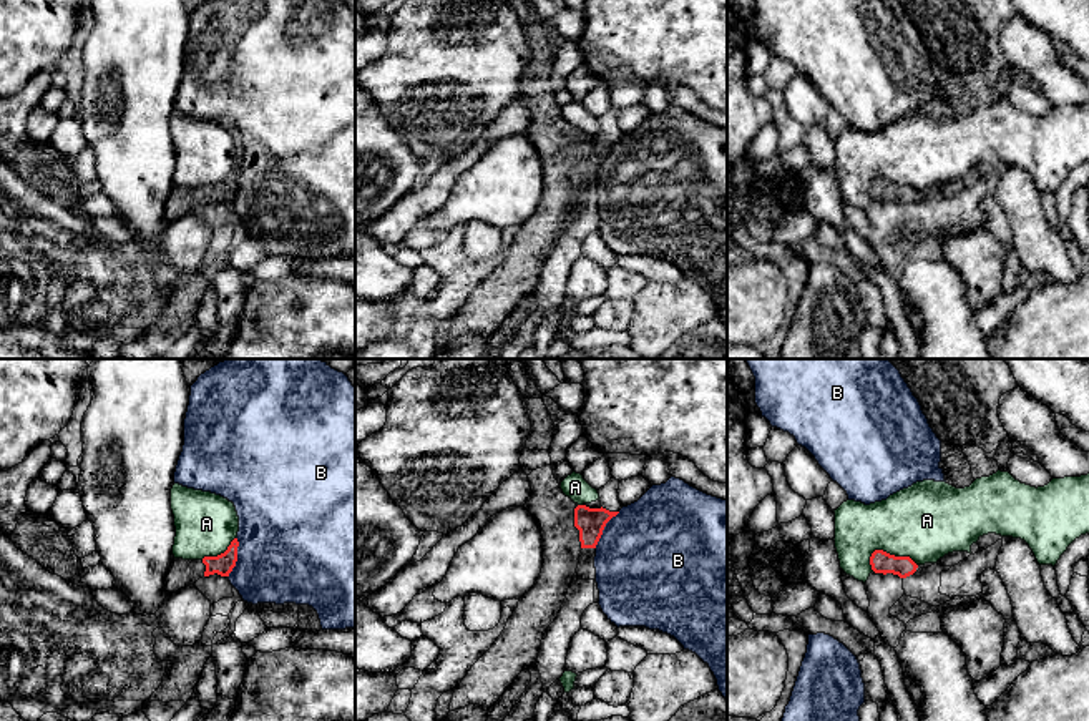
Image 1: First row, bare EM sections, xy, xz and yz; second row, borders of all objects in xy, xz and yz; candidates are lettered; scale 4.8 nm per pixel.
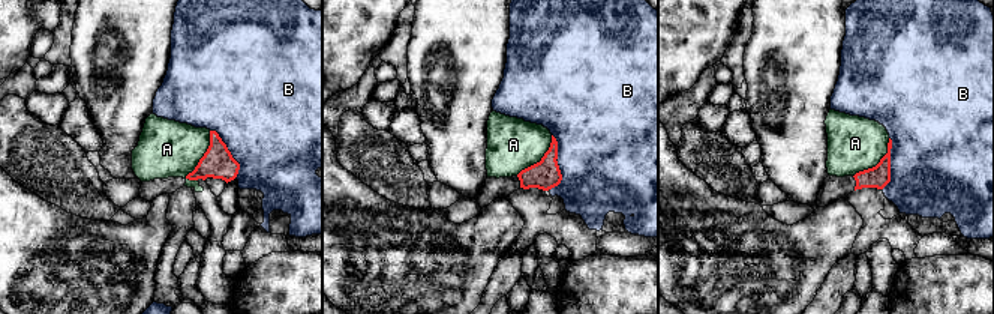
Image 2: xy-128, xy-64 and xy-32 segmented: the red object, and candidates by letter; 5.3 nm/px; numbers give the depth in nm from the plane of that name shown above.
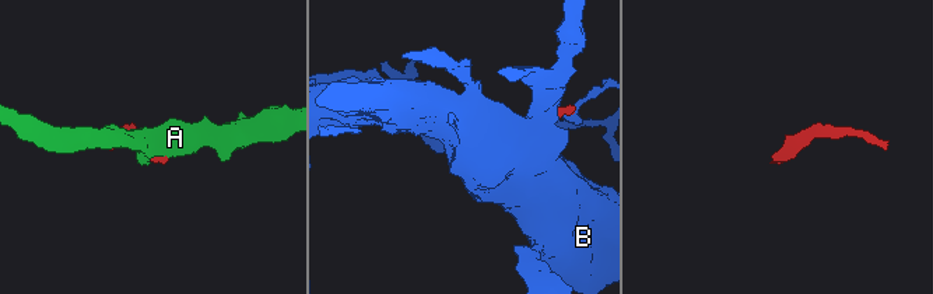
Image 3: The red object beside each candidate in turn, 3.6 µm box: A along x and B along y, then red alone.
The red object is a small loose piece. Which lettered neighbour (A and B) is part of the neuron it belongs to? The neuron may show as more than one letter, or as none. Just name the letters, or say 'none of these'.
none of these

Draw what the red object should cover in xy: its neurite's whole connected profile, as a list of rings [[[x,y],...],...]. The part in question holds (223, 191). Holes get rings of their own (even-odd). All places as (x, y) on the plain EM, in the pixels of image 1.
[[[234,166],[227,178],[217,184],[204,184],[203,188],[174,186],[164,206],[166,223],[173,223],[184,214],[194,213],[203,204],[214,201],[229,204],[237,189],[237,174],[239,169]]]

